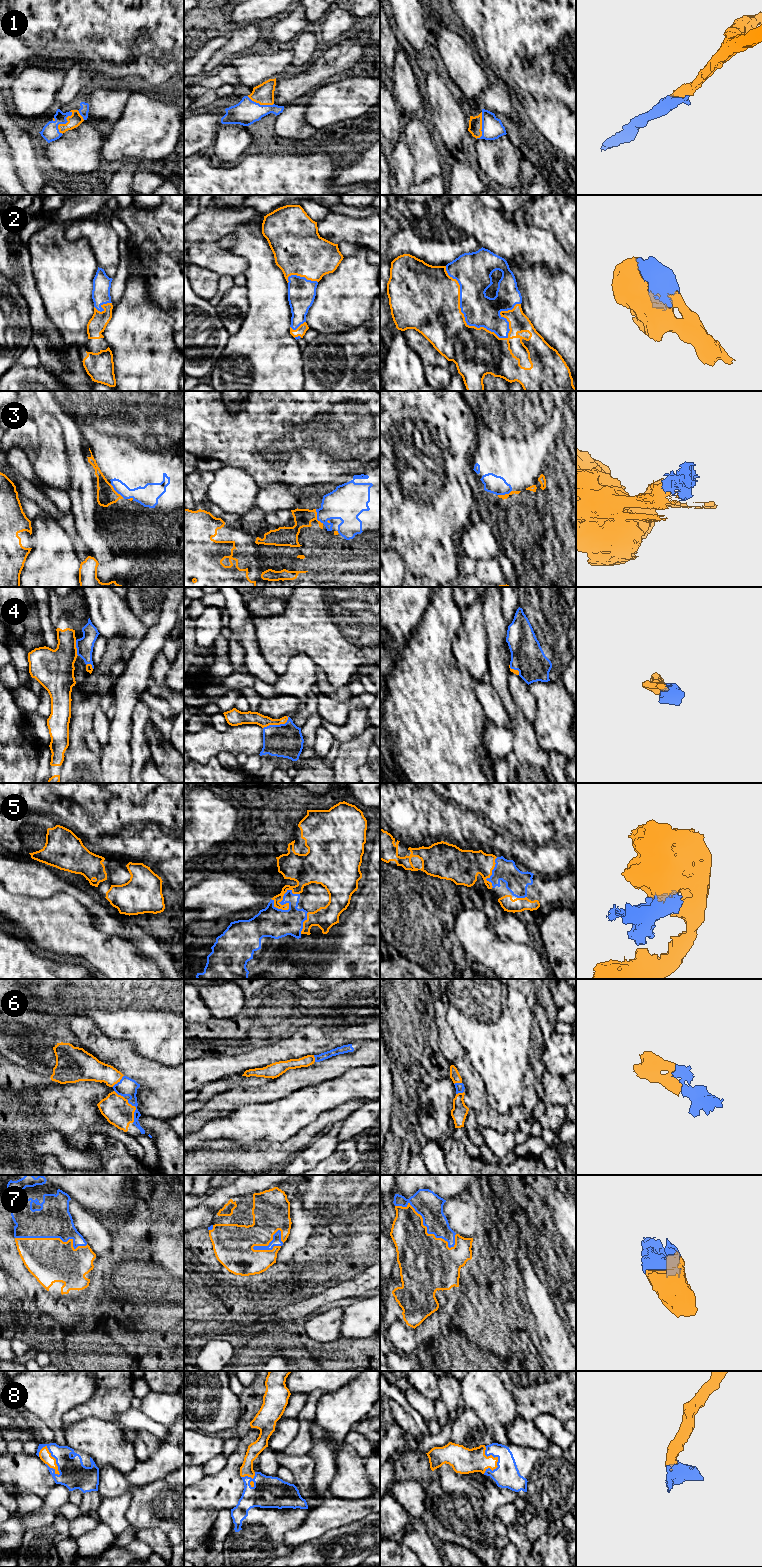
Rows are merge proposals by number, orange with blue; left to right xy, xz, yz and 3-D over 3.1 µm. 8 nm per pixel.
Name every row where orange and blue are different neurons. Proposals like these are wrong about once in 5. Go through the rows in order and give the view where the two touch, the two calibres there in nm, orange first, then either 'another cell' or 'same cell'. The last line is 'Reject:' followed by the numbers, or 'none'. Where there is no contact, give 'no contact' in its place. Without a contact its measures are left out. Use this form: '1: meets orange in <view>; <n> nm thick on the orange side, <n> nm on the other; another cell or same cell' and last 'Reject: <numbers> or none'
1: meets orange in xy; 100 nm thick on the orange side, 140 nm on the other; same cell
2: meets orange in yz; 440 nm thick on the orange side, 260 nm on the other; same cell
3: meets orange in xz; 140 nm thick on the orange side, 260 nm on the other; another cell
4: meets orange in xz; 100 nm thick on the orange side, 280 nm on the other; same cell
5: meets orange in xz; 90 nm thick on the orange side, 240 nm on the other; same cell
6: meets orange in xy; 220 nm thick on the orange side, 140 nm on the other; same cell
7: meets orange in yz; 400 nm thick on the orange side, 220 nm on the other; same cell
8: meets orange in xy; 90 nm thick on the orange side, 220 nm on the other; same cell
Reject: 3

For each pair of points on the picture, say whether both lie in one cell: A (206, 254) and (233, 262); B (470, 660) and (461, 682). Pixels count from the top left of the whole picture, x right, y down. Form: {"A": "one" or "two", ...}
{"A": "one", "B": "two"}

